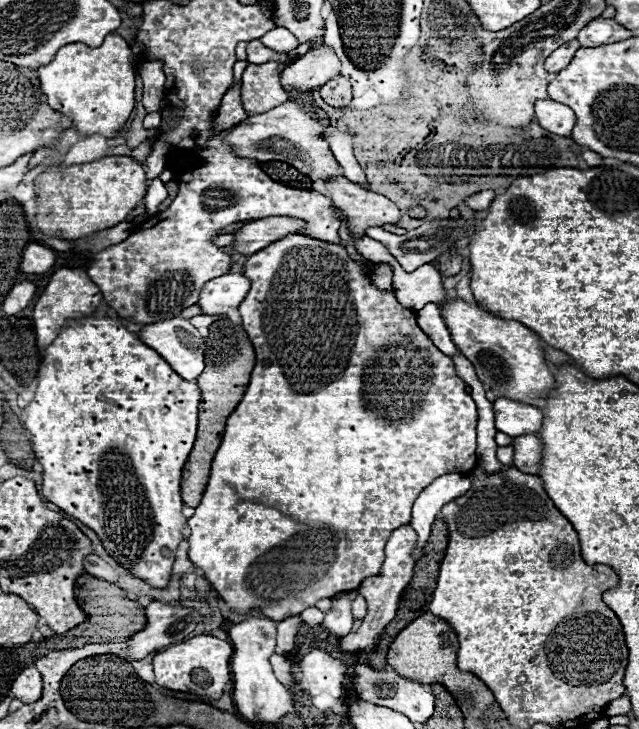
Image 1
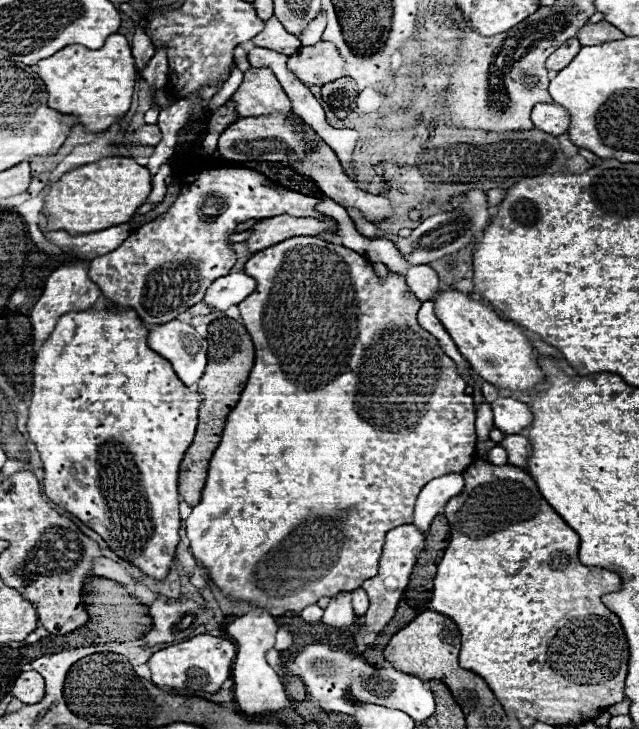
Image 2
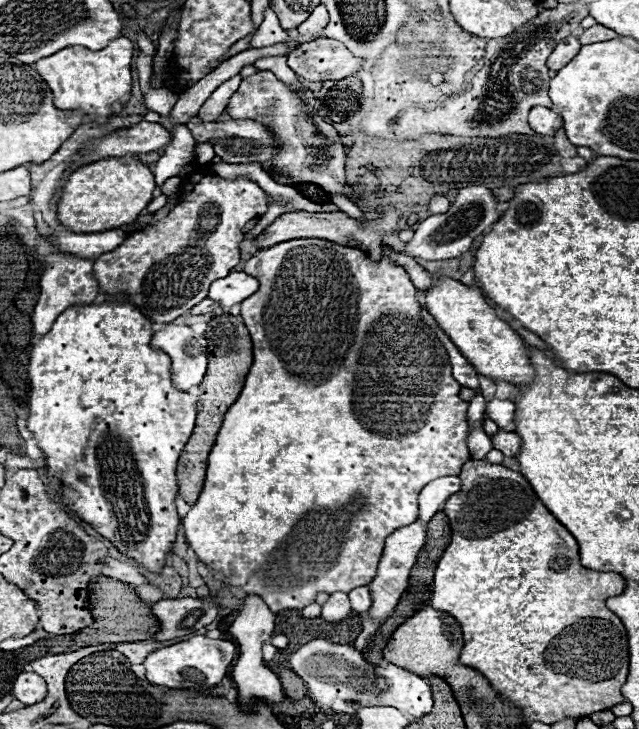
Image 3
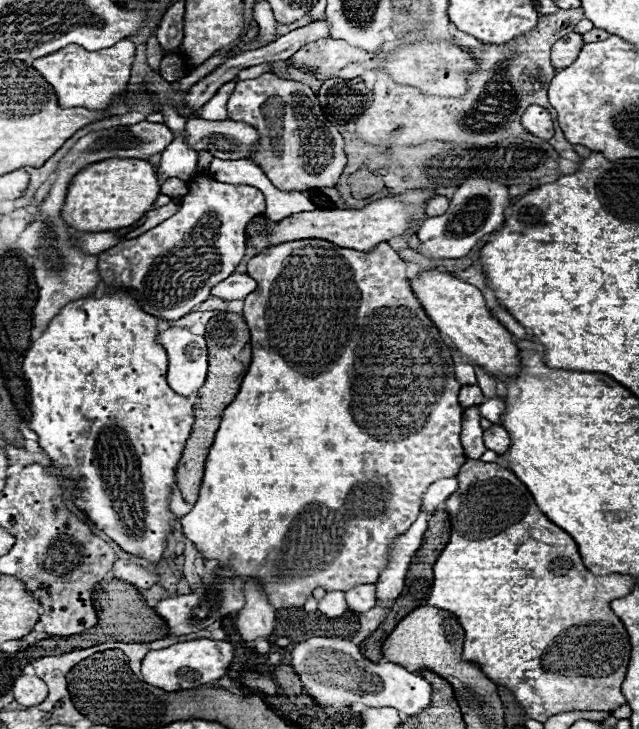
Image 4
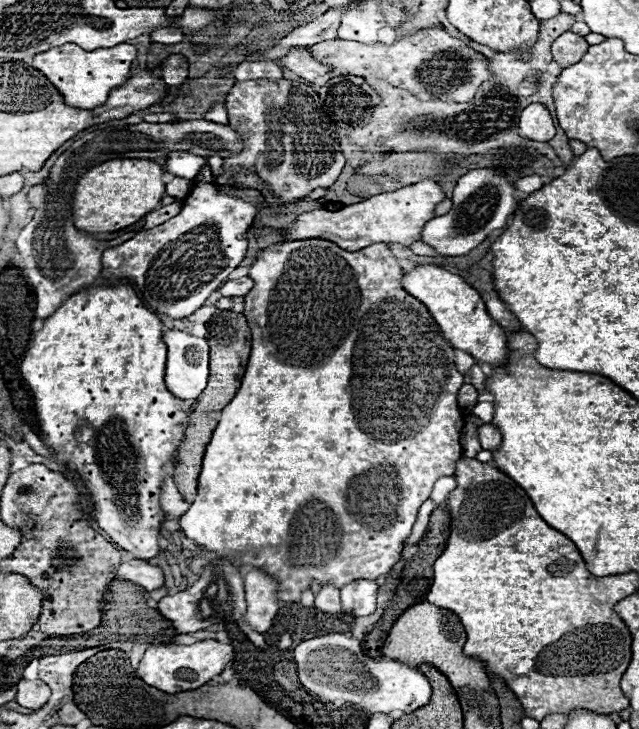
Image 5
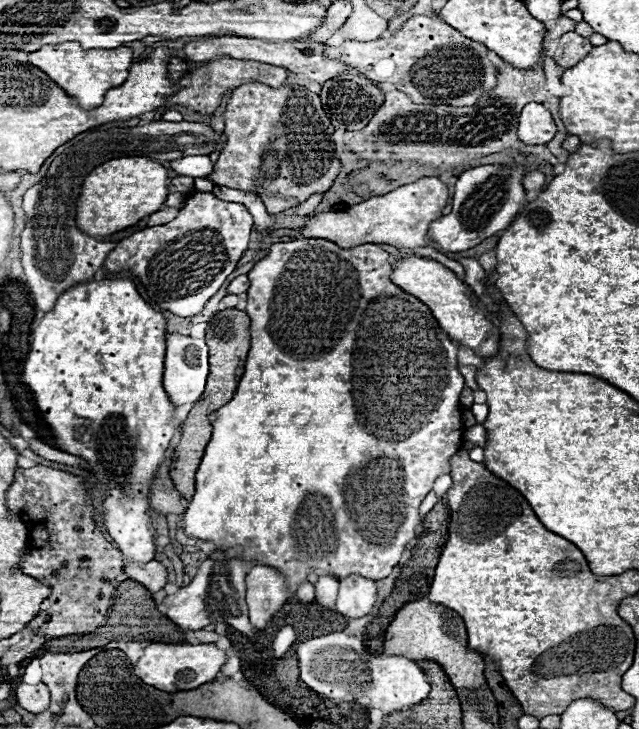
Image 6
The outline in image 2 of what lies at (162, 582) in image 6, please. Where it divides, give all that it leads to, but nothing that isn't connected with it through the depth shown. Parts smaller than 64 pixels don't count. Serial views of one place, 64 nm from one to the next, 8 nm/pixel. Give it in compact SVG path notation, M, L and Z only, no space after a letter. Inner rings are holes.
M100 556L94 560L94 566L92 566L92 574L98 574L102 578L108 578L108 580L116 580L116 582L122 582L122 584L128 584L128 582L134 582L134 578L122 568L118 566L116 562Z

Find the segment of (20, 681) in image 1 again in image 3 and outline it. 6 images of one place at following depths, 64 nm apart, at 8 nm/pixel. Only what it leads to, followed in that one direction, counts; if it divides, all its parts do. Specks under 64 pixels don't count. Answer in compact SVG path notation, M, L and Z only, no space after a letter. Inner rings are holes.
M20 672L14 682L12 694L26 706L38 704L46 698L46 682L34 672Z

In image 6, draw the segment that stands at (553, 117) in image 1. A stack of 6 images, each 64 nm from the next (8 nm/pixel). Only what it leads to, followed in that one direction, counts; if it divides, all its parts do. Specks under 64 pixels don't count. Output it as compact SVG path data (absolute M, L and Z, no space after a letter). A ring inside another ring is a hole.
M530 102L522 108L518 138L526 144L548 144L556 134L556 124L544 104Z

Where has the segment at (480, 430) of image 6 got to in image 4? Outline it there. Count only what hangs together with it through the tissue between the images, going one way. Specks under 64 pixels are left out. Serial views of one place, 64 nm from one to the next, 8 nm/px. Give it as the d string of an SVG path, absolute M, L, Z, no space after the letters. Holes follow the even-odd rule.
M492 426L490 430L486 430L484 432L484 442L486 442L488 450L494 450L498 454L508 452L510 446L512 446L512 440L510 440L508 432L502 426Z

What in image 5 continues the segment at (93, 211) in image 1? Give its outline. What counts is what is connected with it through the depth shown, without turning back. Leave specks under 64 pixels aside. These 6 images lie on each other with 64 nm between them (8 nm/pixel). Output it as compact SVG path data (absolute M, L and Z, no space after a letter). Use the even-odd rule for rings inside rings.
M122 158L106 160L88 170L76 184L72 198L72 220L78 230L88 234L116 232L138 222L148 212L156 210L164 198L164 170L152 160Z

